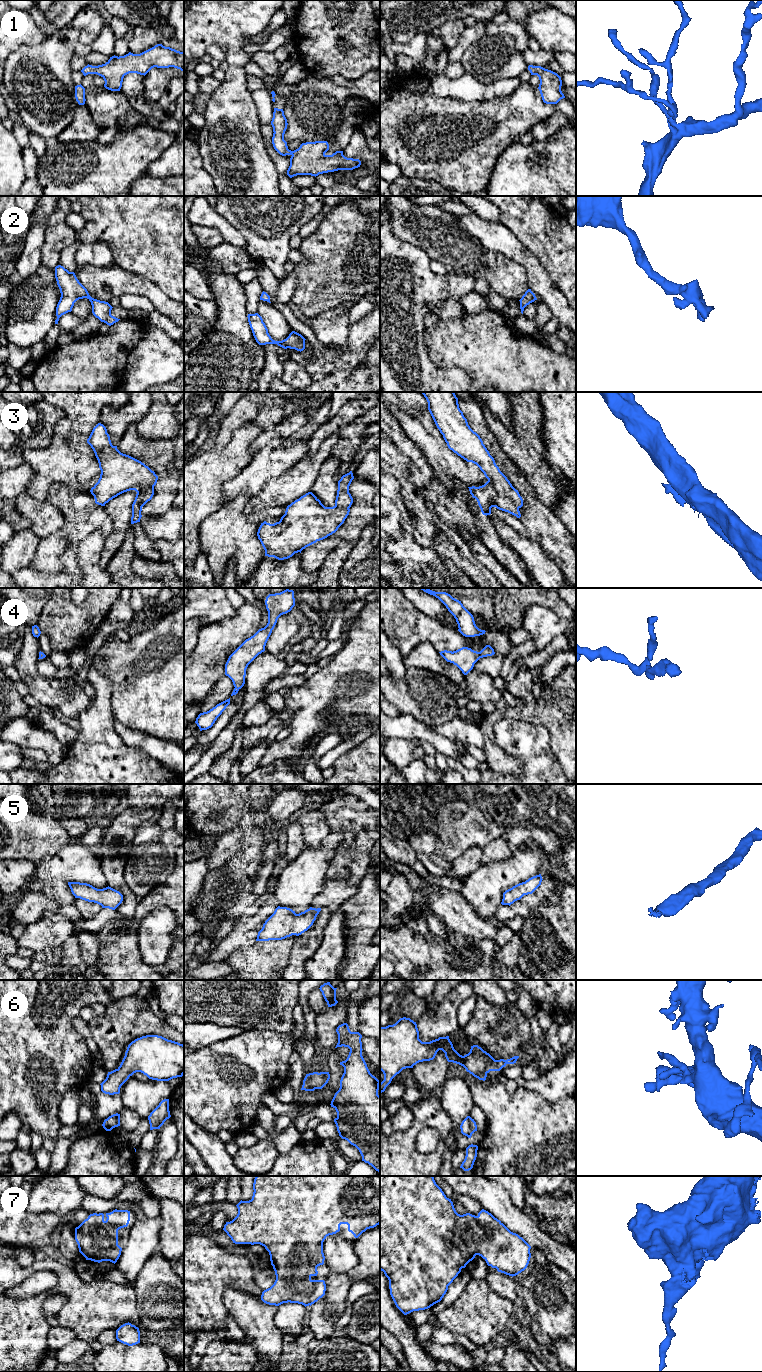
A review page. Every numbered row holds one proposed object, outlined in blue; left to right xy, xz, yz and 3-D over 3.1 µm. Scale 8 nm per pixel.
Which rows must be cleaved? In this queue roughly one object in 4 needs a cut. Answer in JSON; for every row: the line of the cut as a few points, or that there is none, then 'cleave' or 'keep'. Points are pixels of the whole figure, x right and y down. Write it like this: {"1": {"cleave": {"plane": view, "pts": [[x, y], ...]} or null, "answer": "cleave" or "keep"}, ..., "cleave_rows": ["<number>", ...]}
{"1": {"cleave": null, "answer": "keep"}, "2": {"cleave": null, "answer": "keep"}, "3": {"cleave": {"plane": "yz", "pts": [[488, 480], [500, 494], [505, 495], [518, 509]]}, "answer": "cleave"}, "4": {"cleave": null, "answer": "keep"}, "5": {"cleave": null, "answer": "keep"}, "6": {"cleave": null, "answer": "keep"}, "7": {"cleave": null, "answer": "keep"}, "cleave_rows": ["3"]}

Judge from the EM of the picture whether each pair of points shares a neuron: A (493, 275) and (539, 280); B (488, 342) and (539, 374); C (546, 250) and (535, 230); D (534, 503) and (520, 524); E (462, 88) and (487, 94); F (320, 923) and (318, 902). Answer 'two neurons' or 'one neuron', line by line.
A: two neurons
B: one neuron
C: one neuron
D: one neuron
E: one neuron
F: two neurons

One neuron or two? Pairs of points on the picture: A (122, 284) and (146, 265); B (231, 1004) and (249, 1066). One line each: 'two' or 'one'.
A: two
B: two

